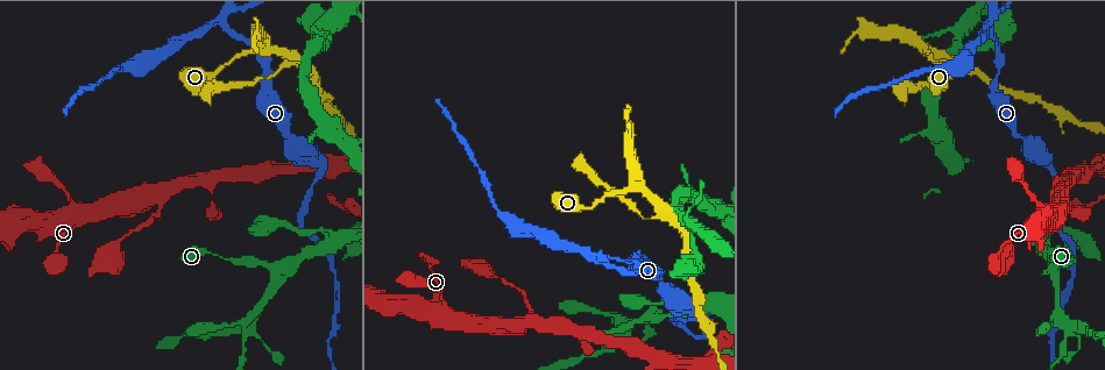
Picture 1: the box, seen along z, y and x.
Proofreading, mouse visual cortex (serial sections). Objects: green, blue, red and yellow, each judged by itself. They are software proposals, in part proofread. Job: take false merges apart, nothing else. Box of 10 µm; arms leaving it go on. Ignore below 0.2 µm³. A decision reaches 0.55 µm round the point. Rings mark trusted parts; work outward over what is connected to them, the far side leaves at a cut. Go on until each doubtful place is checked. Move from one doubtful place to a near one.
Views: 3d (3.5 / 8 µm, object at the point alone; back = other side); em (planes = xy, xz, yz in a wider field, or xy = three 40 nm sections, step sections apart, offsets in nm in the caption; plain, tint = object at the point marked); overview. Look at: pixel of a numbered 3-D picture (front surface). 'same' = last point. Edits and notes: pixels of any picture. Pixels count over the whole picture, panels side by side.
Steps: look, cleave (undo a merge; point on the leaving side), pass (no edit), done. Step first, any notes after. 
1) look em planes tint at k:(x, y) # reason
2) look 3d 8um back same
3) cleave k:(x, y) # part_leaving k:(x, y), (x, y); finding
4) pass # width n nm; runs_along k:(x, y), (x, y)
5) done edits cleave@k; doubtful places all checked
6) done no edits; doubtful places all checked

look 3d 3.5um at 1:(248, 325) # branch point

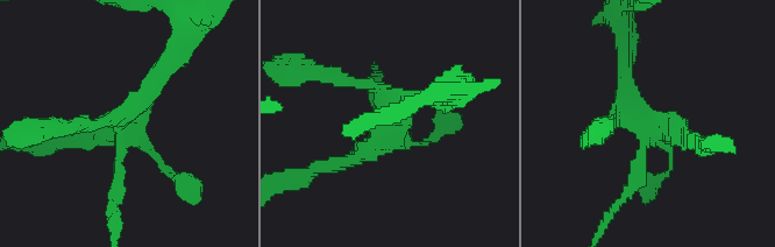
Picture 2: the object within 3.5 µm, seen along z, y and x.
pass # runs_along 2:(165, 64), (126, 128), (69, 139); all the same cell

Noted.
look 3d 8um at 1:(300, 225) # abrupt turn

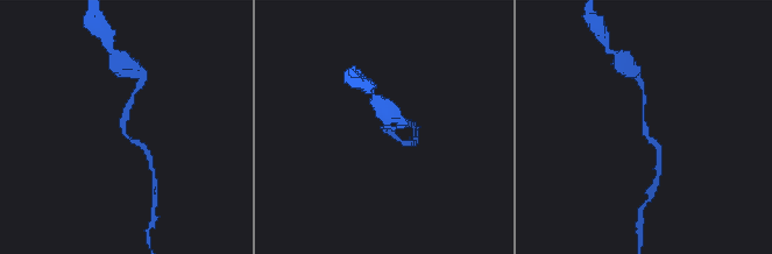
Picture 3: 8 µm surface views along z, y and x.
look 3d 3.5um same

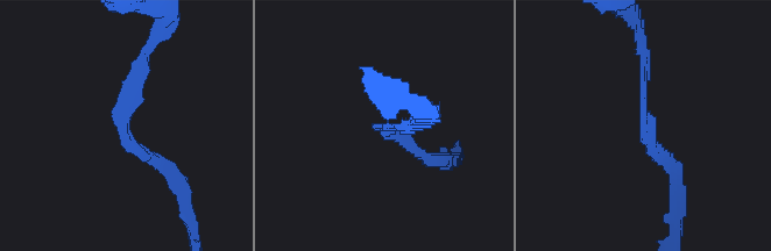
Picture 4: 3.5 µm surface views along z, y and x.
look em xy step 5 tint at 4:(380, 127) # arm_widths 150, 150 nm; shape alone is not enough

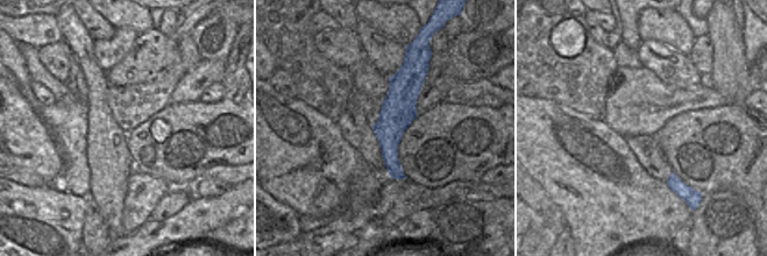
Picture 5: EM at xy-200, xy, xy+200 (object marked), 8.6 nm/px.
pass # runs_along 5:(403, 71), (391, 123), (395, 176); all the same cell

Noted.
look 3d 3.5um at 1:(221, 22) # three-way junction

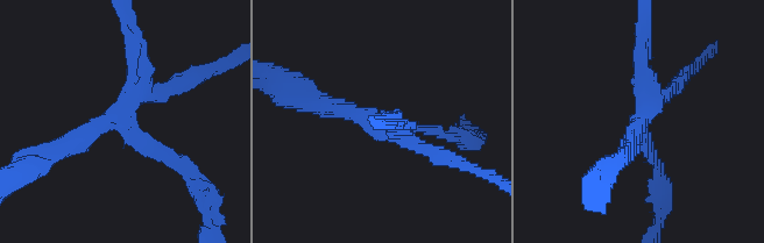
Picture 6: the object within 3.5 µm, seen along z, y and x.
look em xy step 1 tint at 6:(641, 124) # now the EM

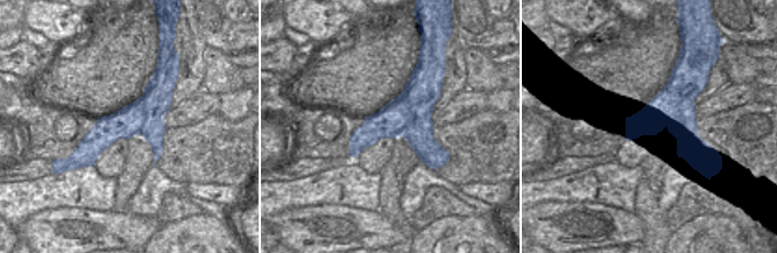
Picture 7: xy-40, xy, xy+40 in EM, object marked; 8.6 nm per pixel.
cleave 6:(80, 142) # border 7:(402, 93), (410, 119), (401, 135); two cells meet here

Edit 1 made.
done edits cleave@6; doubtful places all checked

